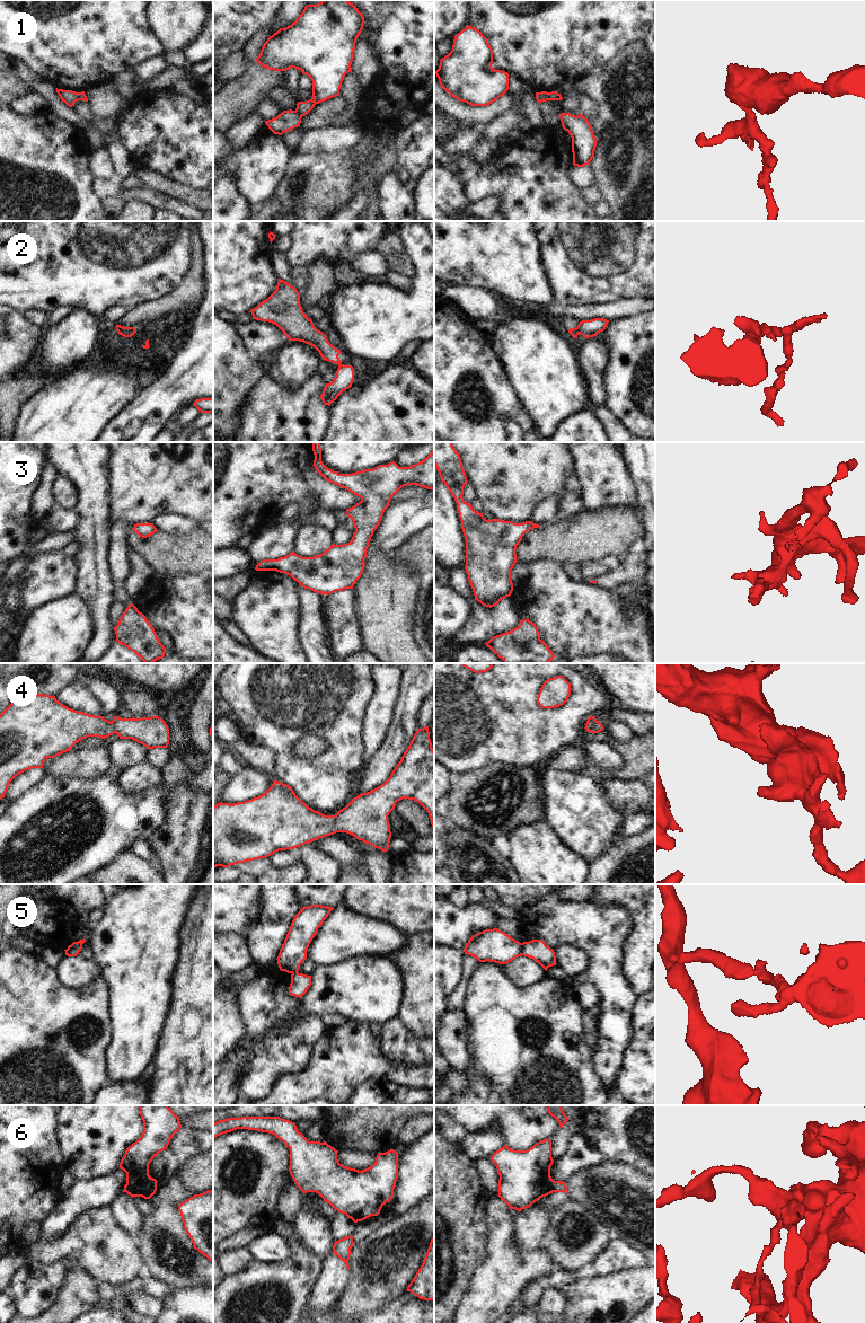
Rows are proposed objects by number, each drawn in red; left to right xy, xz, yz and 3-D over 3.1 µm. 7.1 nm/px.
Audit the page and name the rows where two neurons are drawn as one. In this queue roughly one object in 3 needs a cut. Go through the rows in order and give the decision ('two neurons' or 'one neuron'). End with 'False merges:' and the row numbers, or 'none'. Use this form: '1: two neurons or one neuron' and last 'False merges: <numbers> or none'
1: two neurons
2: two neurons
3: one neuron
4: one neuron
5: two neurons
6: two neurons
False merges: 1, 2, 5, 6

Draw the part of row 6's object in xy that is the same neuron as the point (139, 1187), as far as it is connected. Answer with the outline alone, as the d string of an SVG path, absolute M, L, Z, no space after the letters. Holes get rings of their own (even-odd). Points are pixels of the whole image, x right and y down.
M134 1178L130 1183L124 1185L123 1192L126 1192L132 1198L142 1197L150 1199L157 1191L157 1183L142 1178Z

